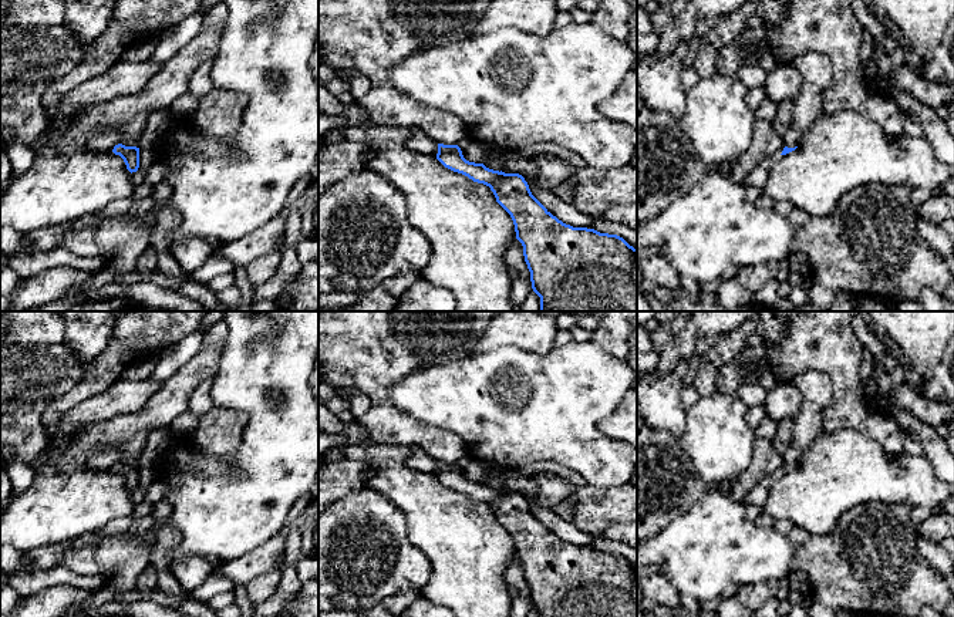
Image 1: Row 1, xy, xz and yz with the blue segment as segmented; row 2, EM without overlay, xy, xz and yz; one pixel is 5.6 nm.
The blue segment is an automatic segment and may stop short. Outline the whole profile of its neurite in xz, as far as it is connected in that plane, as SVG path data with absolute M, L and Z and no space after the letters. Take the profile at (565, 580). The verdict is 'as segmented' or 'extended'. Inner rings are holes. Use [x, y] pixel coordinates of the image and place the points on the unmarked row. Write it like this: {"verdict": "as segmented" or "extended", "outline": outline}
{"verdict": "as segmented", "outline": "M438 462L436 478L491 506L513 539L540 617L637 617L637 567L623 556L563 542L532 513L522 493L469 481L458 463Z"}

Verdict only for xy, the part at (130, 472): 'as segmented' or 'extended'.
as segmented

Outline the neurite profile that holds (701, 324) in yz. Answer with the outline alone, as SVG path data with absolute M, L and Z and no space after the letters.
M692 311L682 330L661 351L651 374L658 377L668 372L681 360L695 353L701 340L731 333L756 314L758 311Z

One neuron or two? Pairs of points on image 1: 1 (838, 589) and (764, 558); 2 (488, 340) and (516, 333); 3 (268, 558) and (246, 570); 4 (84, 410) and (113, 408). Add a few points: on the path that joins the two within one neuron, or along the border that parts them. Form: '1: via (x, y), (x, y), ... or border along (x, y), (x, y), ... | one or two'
1: border along (786, 536), (794, 555), (791, 569) | two
2: via (495, 336), (498, 333), (509, 333) | one
3: via (262, 559), (252, 565) | one
4: via (91, 410), (105, 408) | one

